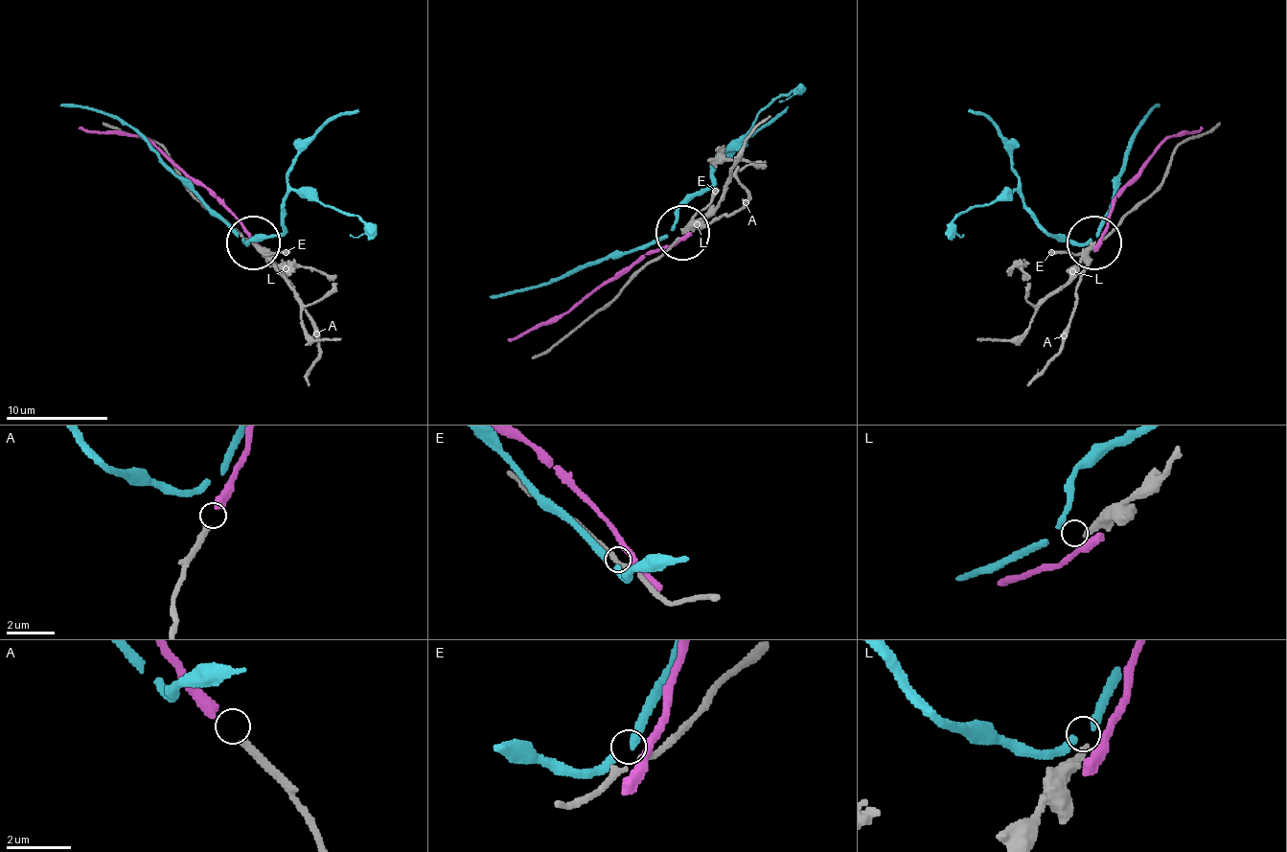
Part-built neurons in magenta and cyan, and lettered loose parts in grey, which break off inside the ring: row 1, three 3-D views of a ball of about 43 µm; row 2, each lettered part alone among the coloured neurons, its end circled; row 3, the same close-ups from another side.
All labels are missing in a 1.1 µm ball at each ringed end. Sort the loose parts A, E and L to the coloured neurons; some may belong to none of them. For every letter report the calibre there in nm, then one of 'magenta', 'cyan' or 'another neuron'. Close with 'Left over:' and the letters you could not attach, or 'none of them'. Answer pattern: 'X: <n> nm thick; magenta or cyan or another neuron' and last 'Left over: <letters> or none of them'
A: 240 nm thick; magenta
E: 150 nm thick; another neuron
L: 240 nm thick; another neuron
Left over: E, L

